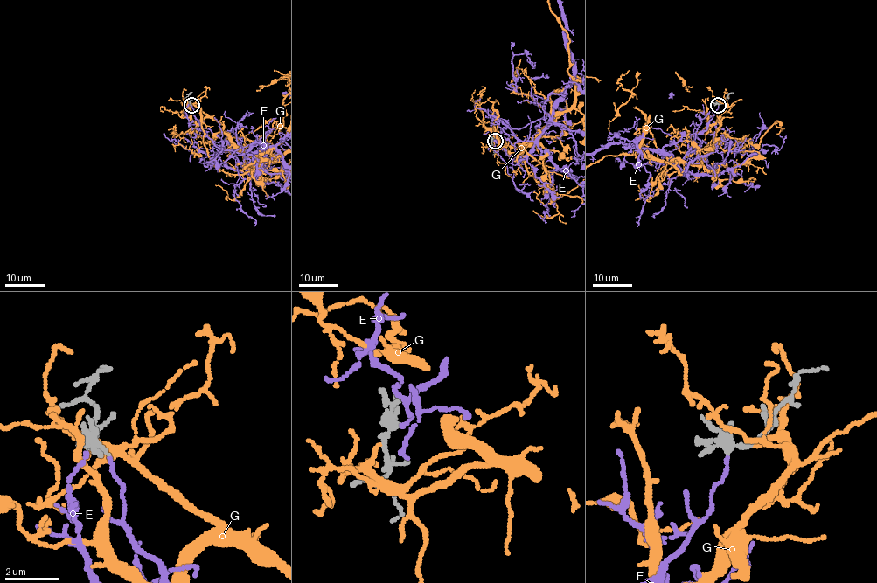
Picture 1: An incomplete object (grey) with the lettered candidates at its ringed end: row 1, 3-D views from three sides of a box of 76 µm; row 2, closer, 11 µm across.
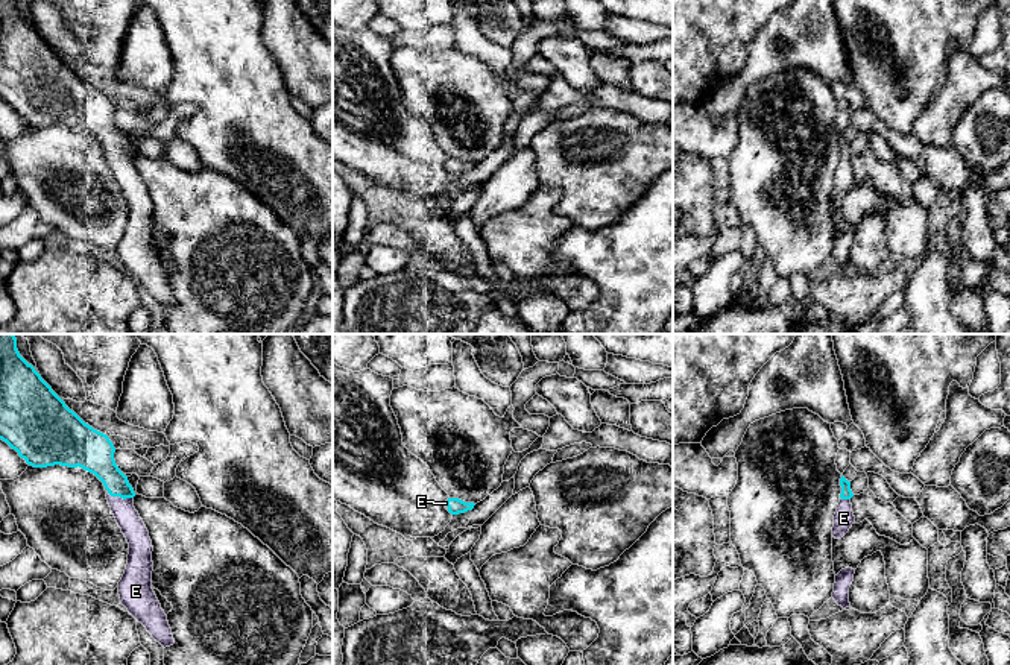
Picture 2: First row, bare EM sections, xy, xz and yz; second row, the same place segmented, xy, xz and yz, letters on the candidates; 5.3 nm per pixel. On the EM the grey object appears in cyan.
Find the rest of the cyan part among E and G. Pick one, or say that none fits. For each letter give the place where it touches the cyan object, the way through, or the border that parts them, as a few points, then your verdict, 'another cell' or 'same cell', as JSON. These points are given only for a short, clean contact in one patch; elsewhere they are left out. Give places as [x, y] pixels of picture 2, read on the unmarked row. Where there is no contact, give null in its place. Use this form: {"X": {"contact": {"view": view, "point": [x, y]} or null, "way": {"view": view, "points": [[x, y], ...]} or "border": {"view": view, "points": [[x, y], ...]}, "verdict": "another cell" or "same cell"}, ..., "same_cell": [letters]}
{"E": {"contact": {"view": "xy", "point": [119, 155]}, "way": {"view": "xy", "points": [[96, 114], [116, 141], [119, 155], [122, 169], [132, 187]]}, "verdict": "same cell"}, "G": {"contact": null, "verdict": "another cell"}, "same_cell": ["E"]}

